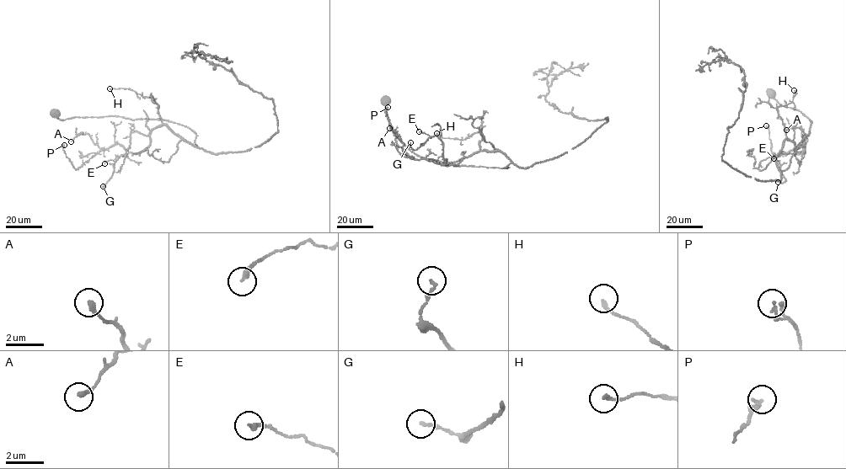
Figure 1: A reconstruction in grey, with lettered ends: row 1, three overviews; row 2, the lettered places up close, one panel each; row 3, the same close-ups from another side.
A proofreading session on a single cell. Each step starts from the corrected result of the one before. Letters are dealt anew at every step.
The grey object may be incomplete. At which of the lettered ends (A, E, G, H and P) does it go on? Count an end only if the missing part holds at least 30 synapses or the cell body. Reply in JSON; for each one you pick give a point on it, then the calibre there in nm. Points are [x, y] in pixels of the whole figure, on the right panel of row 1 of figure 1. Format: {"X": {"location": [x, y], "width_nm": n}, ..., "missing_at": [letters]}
{"missing_at": []}

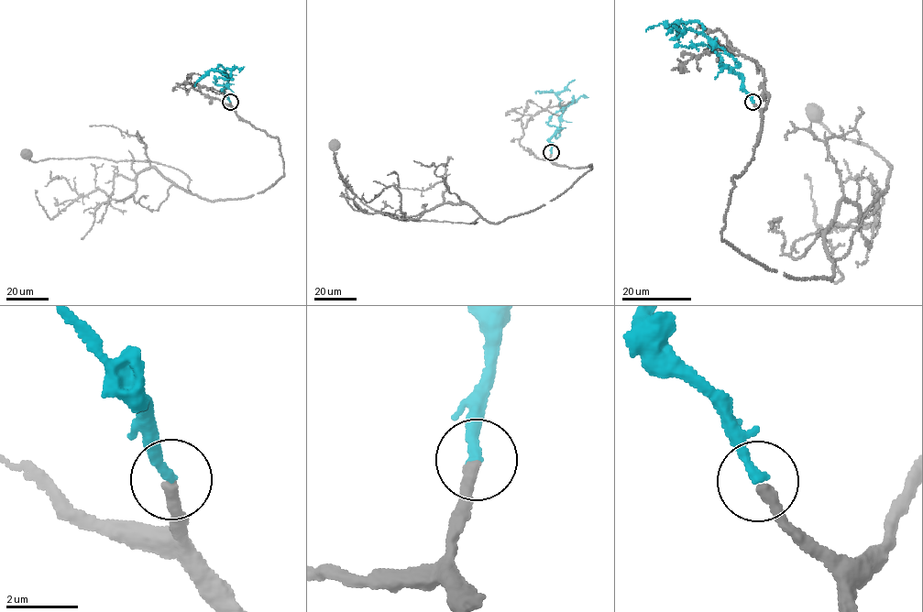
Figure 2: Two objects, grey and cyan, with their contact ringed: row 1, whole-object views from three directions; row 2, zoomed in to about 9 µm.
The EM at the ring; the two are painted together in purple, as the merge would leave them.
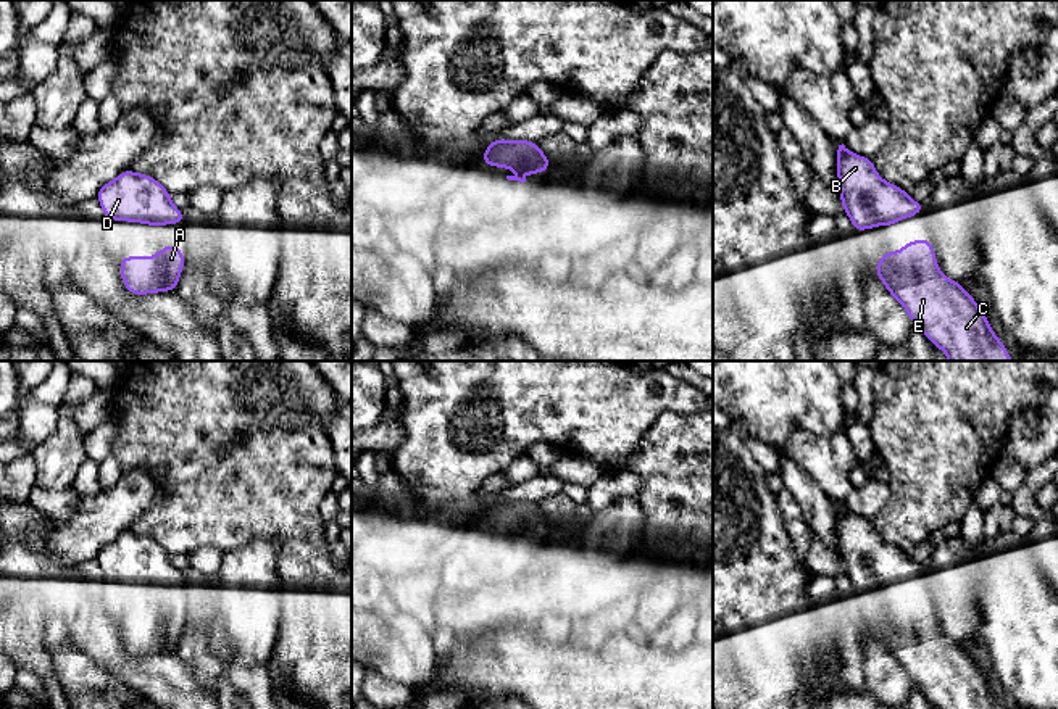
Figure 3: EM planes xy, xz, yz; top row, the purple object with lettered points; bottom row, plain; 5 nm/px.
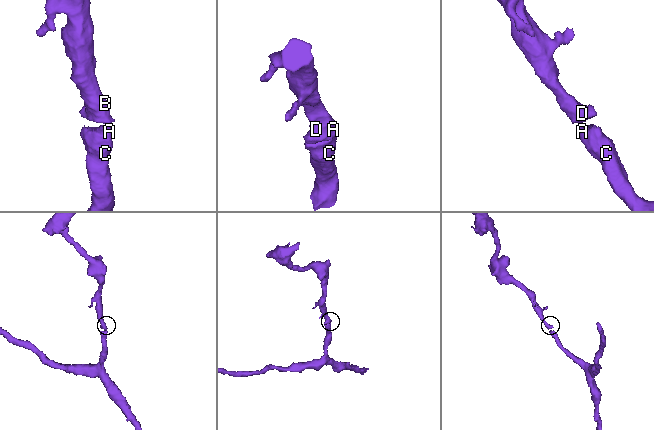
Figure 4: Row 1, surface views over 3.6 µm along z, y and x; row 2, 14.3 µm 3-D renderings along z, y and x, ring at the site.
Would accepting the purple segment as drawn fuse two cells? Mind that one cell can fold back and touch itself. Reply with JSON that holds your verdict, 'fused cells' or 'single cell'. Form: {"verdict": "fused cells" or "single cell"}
{"verdict": "single cell"}

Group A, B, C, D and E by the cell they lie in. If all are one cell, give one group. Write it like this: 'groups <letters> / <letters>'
groups A B C D E

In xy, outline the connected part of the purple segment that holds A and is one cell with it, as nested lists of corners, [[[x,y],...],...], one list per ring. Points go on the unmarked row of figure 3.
[[[173,604],[165,606],[155,617],[121,617],[119,633],[131,656],[176,653],[184,632],[185,616]]]

